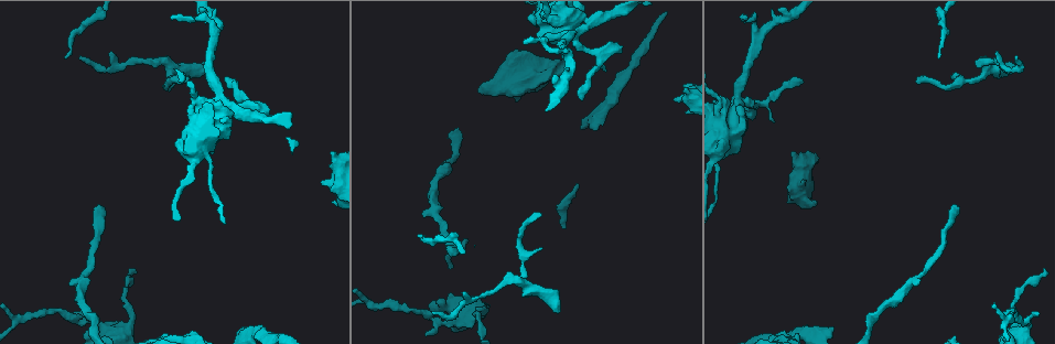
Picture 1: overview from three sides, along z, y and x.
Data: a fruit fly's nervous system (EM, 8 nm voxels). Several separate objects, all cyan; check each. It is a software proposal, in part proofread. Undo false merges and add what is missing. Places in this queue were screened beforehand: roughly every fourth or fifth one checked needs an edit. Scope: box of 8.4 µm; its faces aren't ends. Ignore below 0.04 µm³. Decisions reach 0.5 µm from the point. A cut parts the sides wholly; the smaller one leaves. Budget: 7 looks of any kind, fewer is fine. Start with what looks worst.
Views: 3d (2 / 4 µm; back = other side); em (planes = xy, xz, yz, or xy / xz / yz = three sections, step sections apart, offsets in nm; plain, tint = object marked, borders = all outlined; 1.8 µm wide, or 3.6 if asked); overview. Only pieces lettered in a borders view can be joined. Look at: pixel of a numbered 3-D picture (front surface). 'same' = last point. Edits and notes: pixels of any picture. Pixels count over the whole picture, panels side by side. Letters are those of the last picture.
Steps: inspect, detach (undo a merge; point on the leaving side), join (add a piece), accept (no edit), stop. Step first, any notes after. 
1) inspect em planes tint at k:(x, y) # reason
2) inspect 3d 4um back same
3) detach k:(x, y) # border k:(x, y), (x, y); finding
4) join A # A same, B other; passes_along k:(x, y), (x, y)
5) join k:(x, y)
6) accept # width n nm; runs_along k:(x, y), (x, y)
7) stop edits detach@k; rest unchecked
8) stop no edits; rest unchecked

inspect 3d 2um at 1:(81, 56) # thin end

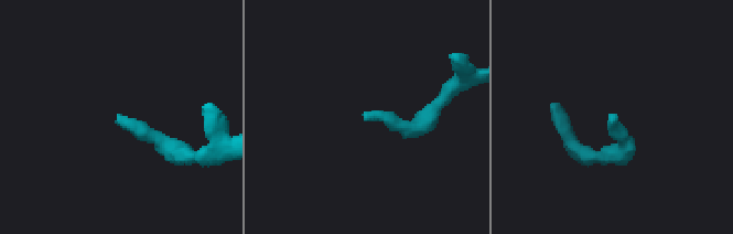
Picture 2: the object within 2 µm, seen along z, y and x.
inspect em xy step 16 borders at 2:(615, 120) # need the tissue

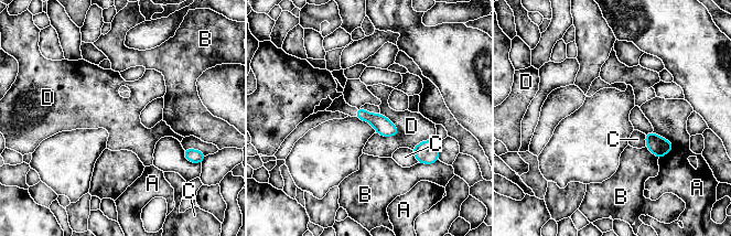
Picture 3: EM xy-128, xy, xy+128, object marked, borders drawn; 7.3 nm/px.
accept # width 130 nm; A other, B other, C other, D other; border 3:(380, 113), (396, 127), (397, 136); no lettered piece goes on from it

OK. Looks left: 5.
inspect em xz step 4 tint at 1:(573, 39) # sudden change in width

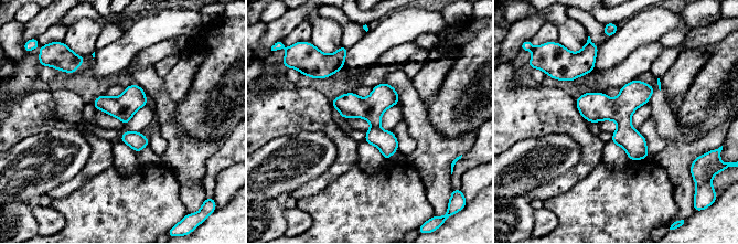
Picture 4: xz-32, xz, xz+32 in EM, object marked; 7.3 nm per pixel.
inspect em planes borders same

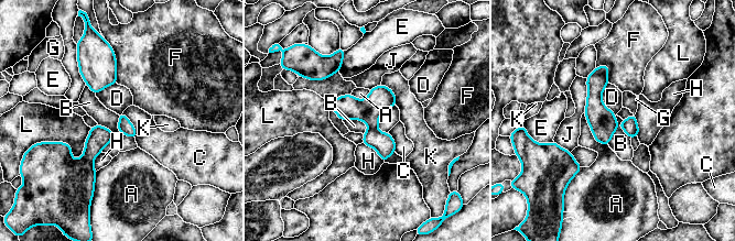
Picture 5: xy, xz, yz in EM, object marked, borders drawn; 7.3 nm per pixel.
accept # A other, B other, C other, D other, E other, F other, G other, H other, J other, K other, L other; runs_along 5:(332, 105), (358, 109), (392, 150); one neuron here

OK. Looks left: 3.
inspect em planes borders at 1:(246, 326) # an open end

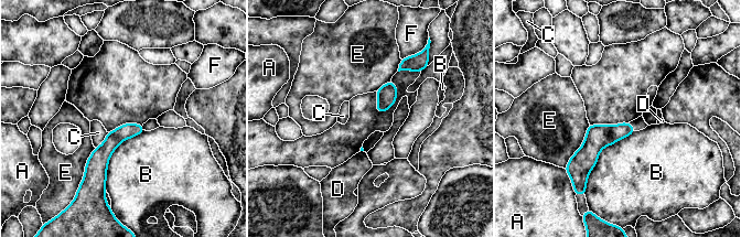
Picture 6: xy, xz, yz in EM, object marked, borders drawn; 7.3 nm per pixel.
accept # A other, B other, C other, D other, E other, F other; runs_along 6:(632, 129), (605, 135), (570, 167); none of them fits

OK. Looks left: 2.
stop no edits; rest unchecked

